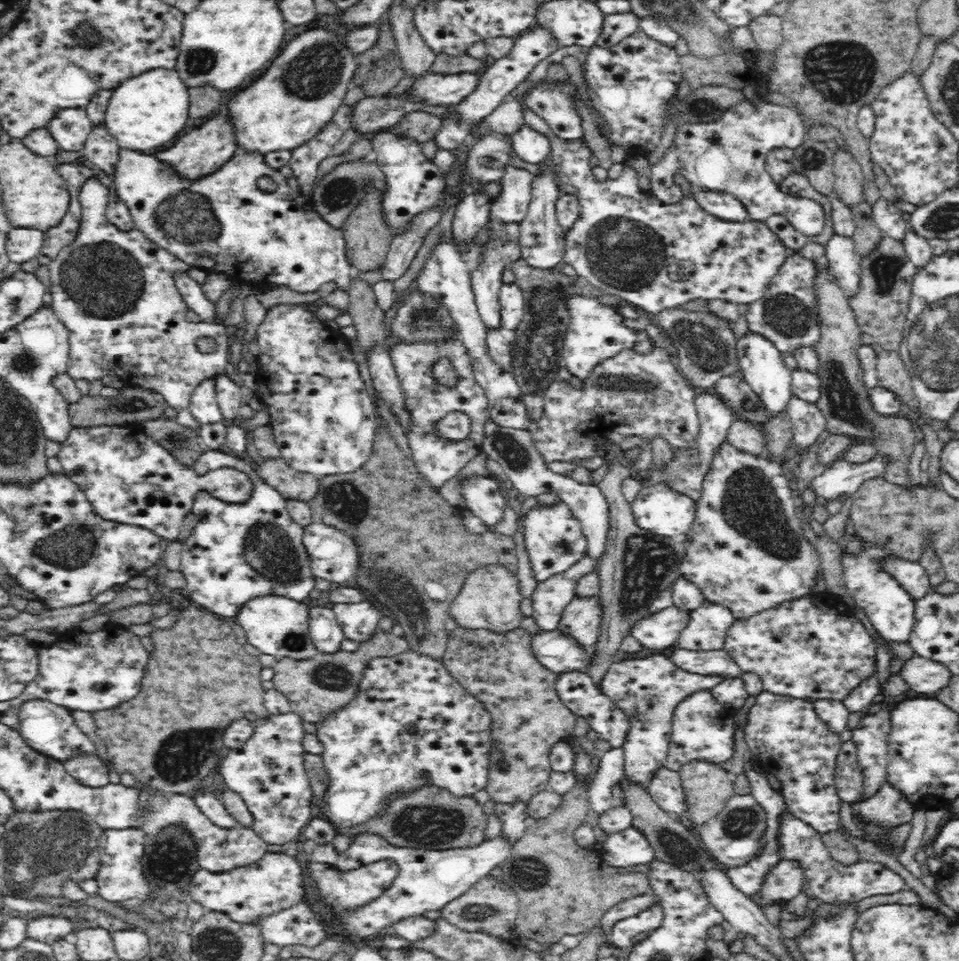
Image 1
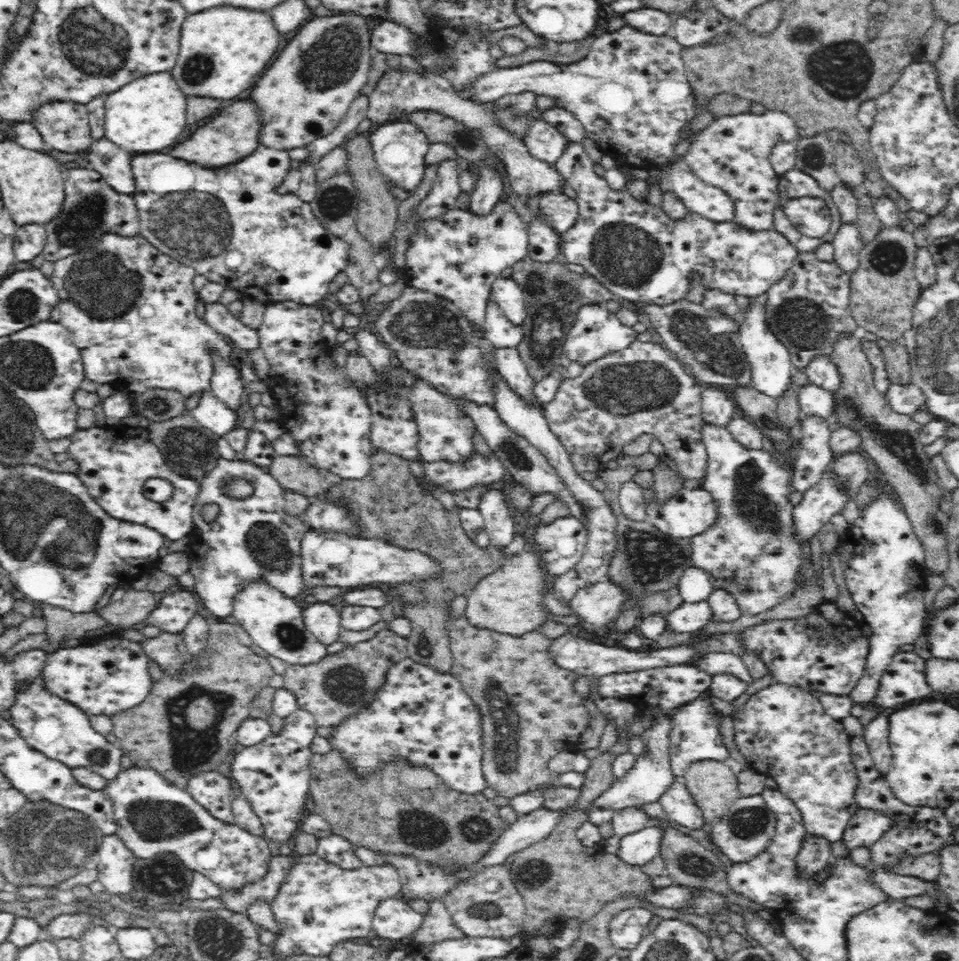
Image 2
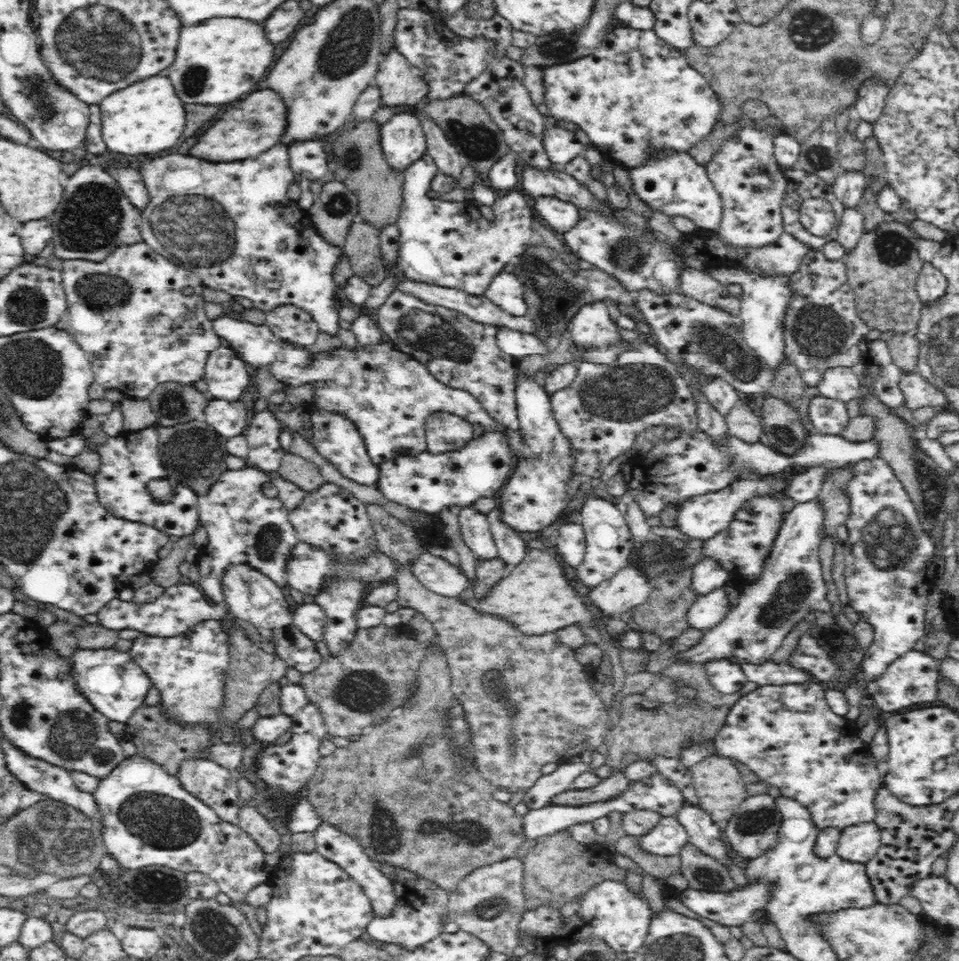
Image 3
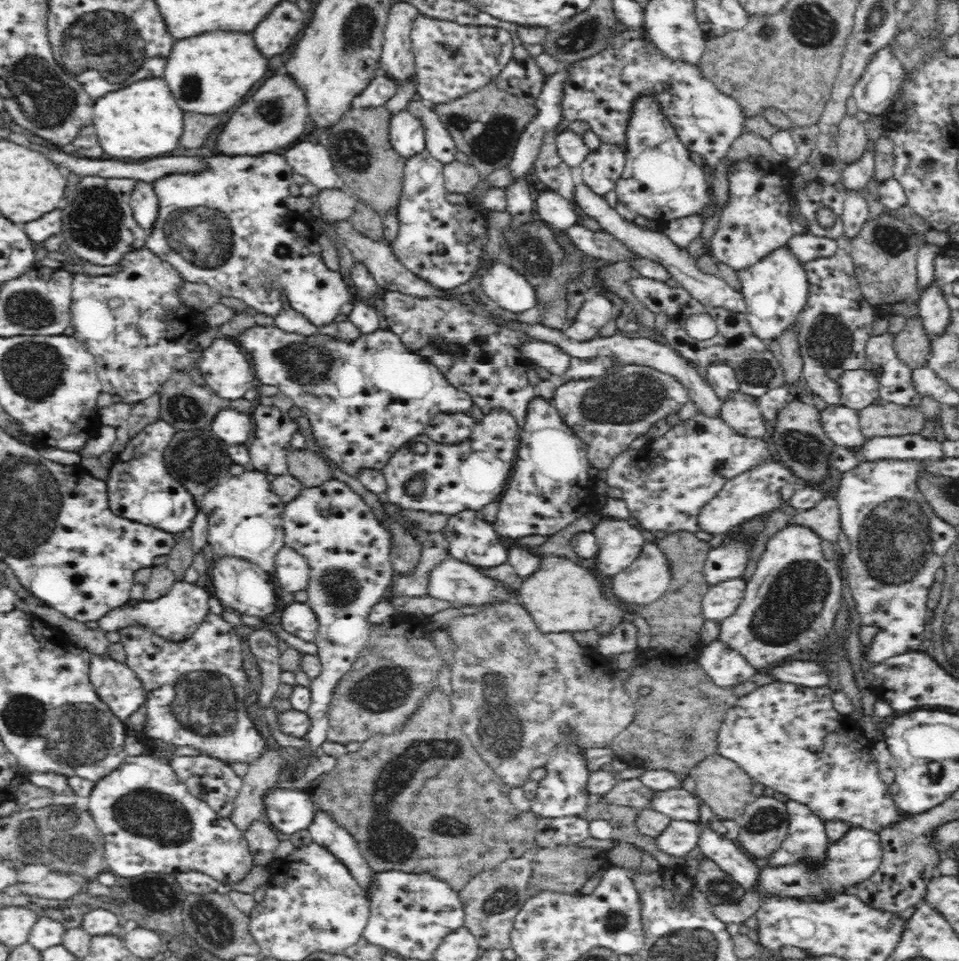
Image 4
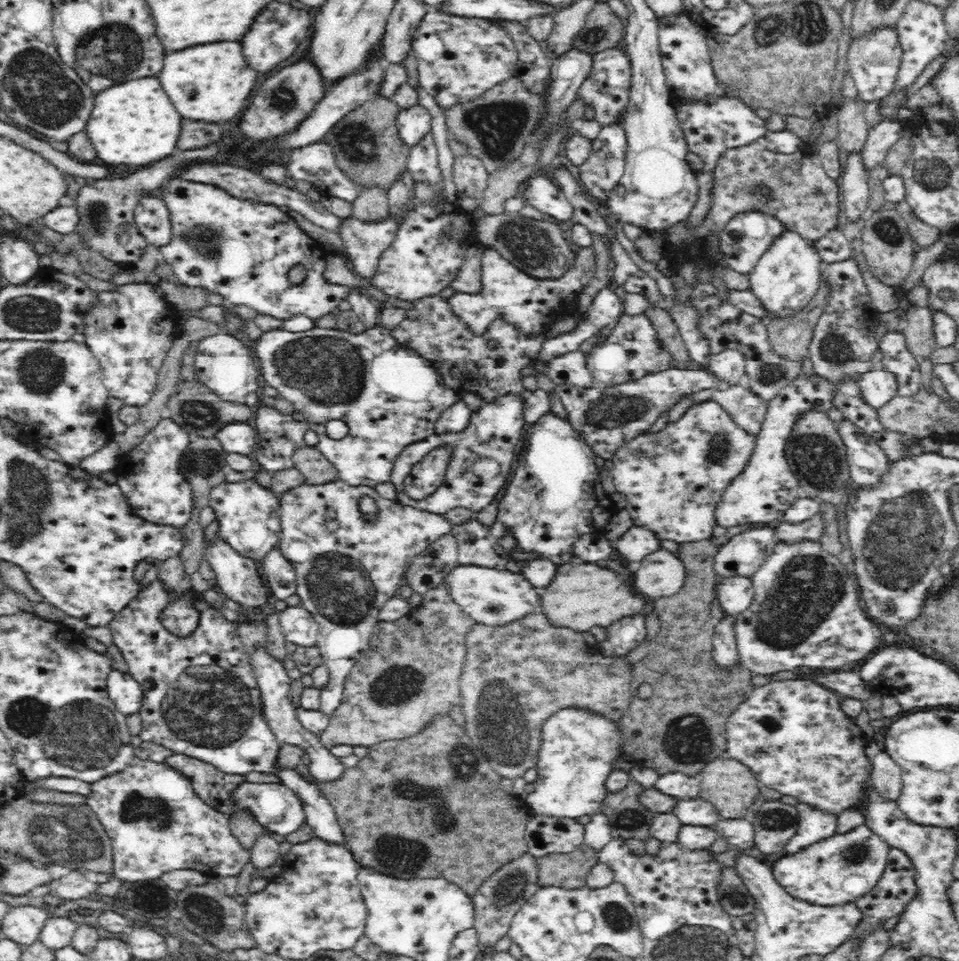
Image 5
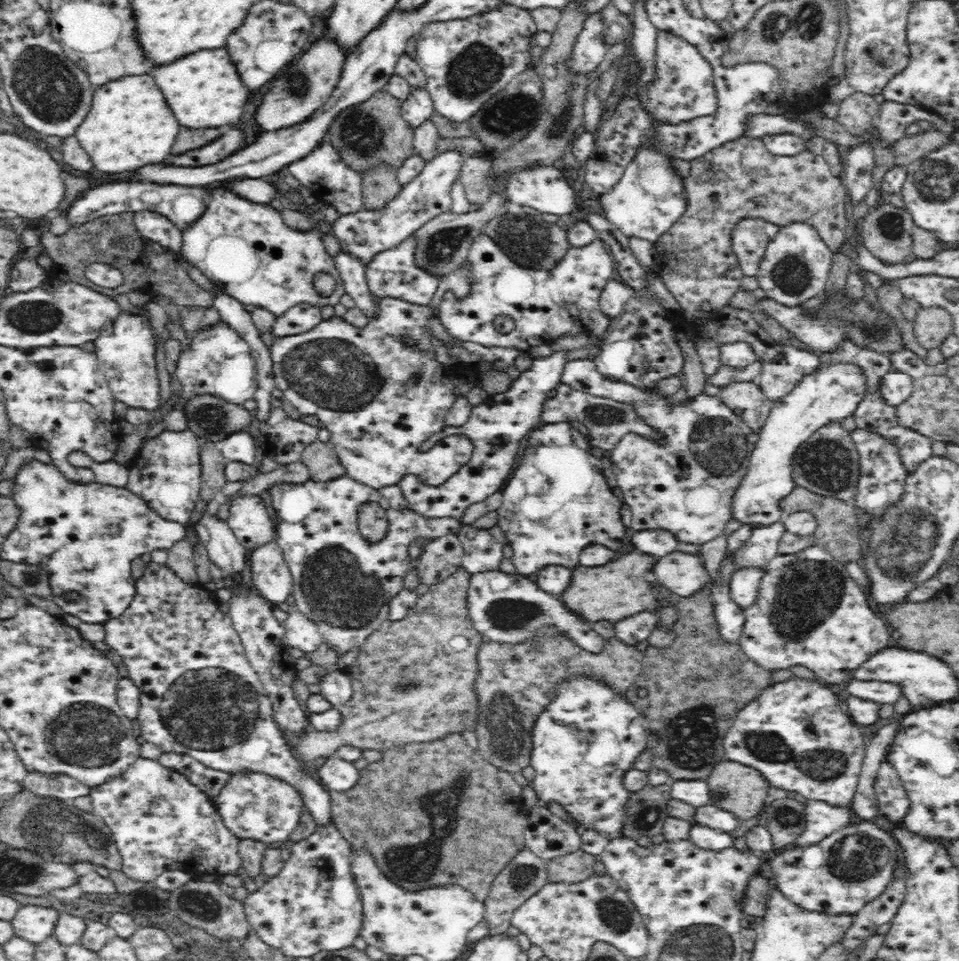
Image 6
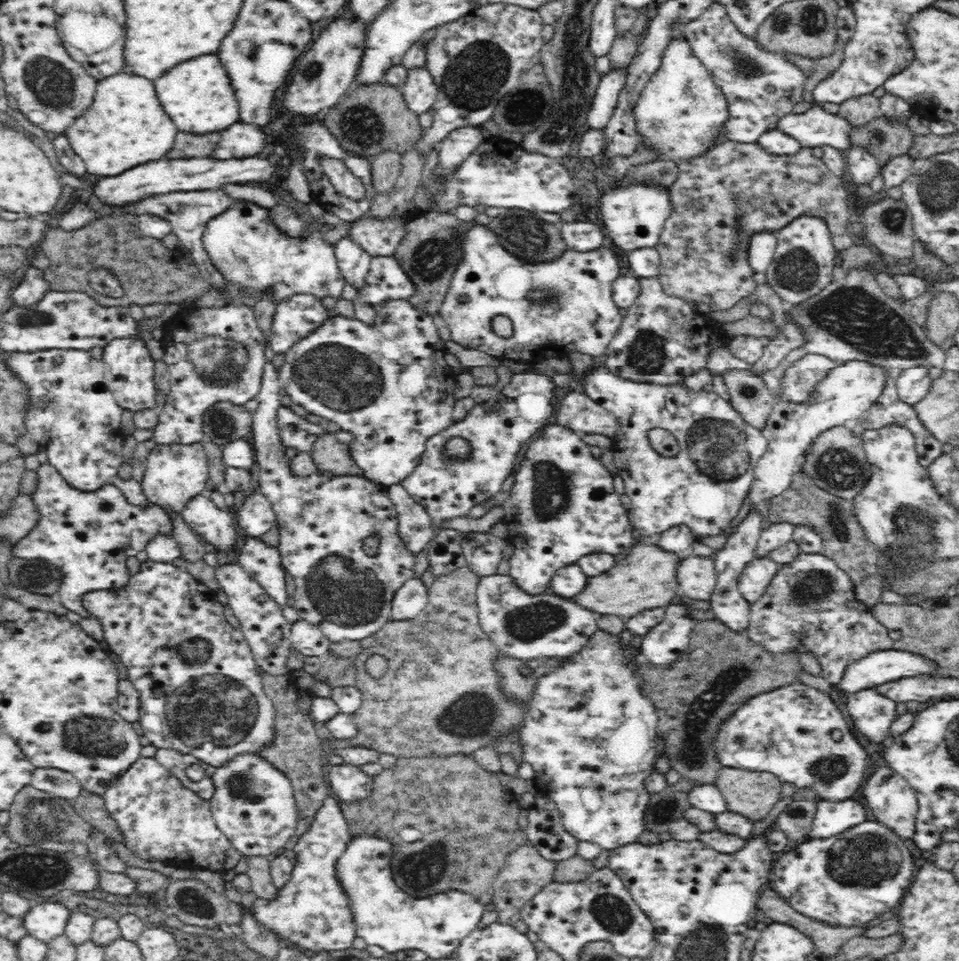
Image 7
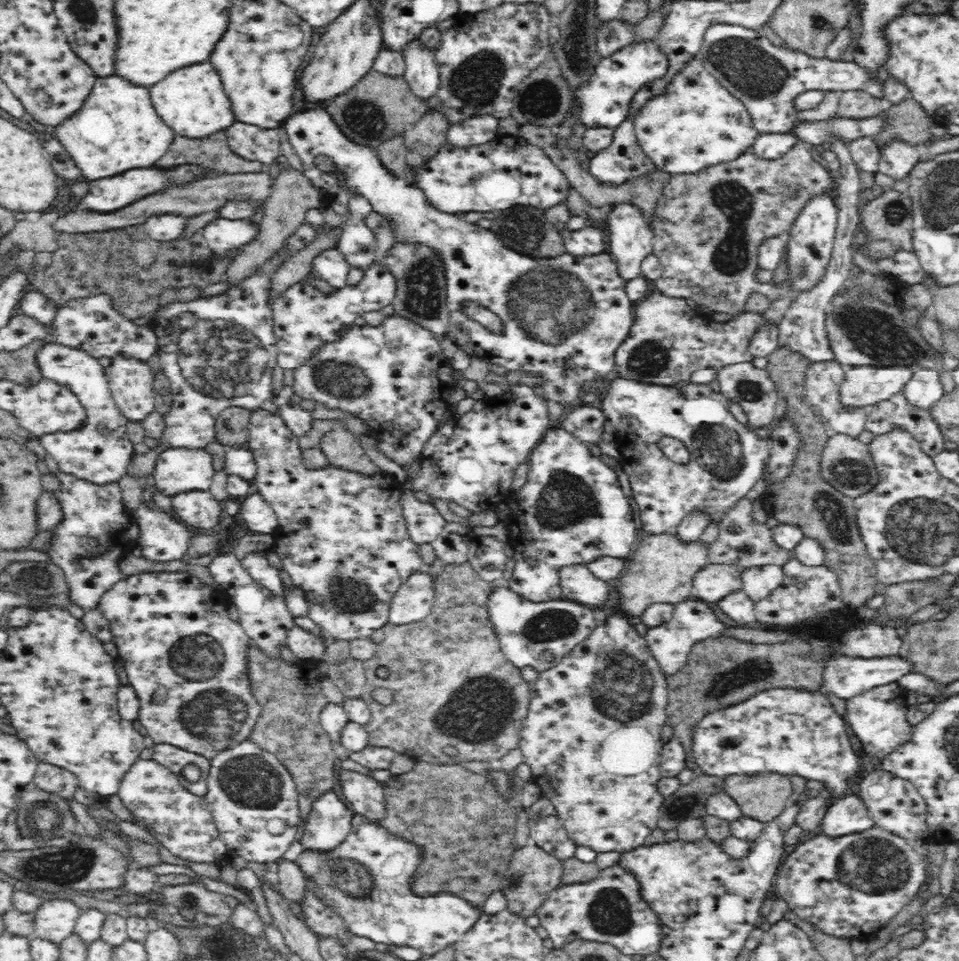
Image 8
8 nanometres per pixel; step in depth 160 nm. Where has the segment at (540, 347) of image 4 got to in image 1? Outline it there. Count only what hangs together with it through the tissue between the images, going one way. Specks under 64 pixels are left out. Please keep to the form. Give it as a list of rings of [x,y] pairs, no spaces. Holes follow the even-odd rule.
[[[492,242],[484,250],[482,264],[472,274],[472,288],[476,295],[478,312],[490,331],[500,331],[502,328],[499,292],[503,285],[504,268],[520,257],[521,247],[518,242]]]

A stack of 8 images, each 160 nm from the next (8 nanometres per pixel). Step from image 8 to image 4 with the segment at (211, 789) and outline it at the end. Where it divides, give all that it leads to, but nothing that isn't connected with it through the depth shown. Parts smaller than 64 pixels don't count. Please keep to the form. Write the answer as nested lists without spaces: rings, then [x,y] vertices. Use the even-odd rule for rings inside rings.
[[[276,786],[274,792],[270,792],[263,802],[268,802],[272,798],[274,798],[274,816],[268,816],[268,820],[278,833],[294,834],[309,828],[316,807],[307,792]],[[284,808],[290,808],[290,816],[276,816],[284,814],[286,812]]]

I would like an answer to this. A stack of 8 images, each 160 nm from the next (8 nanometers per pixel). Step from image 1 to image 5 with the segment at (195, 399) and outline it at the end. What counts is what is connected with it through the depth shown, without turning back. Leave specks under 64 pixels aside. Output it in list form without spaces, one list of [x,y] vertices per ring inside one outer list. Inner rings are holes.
[[[249,422],[226,424],[215,436],[226,453],[250,456],[256,446],[256,430]]]

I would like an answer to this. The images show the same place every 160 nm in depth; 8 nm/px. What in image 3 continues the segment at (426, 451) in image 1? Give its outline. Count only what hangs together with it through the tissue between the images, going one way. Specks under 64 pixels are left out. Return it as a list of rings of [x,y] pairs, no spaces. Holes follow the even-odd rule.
[[[433,413],[425,421],[426,450],[443,453],[462,448],[474,436],[472,425],[458,415]]]

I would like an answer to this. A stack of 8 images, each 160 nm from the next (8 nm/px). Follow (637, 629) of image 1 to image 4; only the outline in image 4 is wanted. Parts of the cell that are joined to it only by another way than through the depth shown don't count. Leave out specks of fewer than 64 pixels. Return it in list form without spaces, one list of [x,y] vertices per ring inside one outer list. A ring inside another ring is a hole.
[[[742,577],[712,585],[703,598],[701,614],[715,622],[730,618],[744,601],[747,587]]]

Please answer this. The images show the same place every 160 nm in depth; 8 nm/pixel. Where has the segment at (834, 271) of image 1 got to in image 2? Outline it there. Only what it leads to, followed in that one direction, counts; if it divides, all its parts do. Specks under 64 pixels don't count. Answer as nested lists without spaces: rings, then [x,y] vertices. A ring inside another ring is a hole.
[[[842,222],[831,244],[834,247],[833,260],[844,271],[851,273],[857,267],[860,249],[865,245],[865,242],[860,238],[857,223]]]

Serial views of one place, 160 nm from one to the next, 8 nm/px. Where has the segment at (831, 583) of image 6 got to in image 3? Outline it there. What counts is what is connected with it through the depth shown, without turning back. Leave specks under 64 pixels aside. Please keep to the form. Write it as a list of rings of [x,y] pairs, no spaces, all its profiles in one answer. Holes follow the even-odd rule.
[[[819,502],[796,504],[785,515],[757,579],[742,590],[730,612],[714,628],[708,629],[698,644],[680,652],[678,659],[705,663],[738,658],[760,665],[770,661],[786,636],[802,622],[811,620],[814,612],[831,613],[832,604],[828,601],[828,588],[819,558],[824,537],[824,514]]]

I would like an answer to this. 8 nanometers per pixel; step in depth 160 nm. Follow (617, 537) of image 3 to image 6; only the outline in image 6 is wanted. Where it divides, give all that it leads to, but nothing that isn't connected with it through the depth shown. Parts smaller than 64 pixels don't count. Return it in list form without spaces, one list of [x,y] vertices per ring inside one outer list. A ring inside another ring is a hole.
[[[667,529],[634,533],[631,542],[636,551],[646,552],[658,558],[678,551],[681,546],[681,542],[676,537],[676,534]]]

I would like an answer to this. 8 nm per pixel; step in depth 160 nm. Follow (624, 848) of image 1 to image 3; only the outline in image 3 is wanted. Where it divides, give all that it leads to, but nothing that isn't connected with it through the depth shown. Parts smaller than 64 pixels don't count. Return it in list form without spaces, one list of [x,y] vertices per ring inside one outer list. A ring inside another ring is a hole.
[[[662,817],[658,826],[654,826],[642,837],[642,847],[648,853],[662,856],[678,856],[682,848],[690,843],[686,827],[676,817]]]

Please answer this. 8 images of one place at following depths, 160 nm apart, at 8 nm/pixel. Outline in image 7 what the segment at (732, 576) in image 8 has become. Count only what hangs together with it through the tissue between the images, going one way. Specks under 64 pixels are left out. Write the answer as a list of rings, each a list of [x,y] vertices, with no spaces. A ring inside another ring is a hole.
[[[685,553],[684,556],[678,569],[679,588],[684,596],[694,601],[710,601],[719,582],[715,560],[689,553]]]

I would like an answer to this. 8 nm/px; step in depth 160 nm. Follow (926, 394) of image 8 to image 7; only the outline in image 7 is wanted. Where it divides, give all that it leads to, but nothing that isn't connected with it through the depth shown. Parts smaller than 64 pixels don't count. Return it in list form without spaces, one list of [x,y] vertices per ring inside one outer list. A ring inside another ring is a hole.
[[[923,366],[908,368],[895,373],[898,396],[903,403],[918,404],[932,386],[932,379],[928,376],[928,369]]]

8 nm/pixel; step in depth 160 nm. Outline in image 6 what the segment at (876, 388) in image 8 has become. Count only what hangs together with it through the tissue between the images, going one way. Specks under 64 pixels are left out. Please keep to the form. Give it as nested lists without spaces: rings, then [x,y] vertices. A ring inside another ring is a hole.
[[[836,362],[836,364],[824,364],[814,374],[804,376],[804,380],[800,380],[800,384],[788,396],[773,401],[772,410],[764,426],[758,432],[759,439],[756,448],[752,450],[750,455],[748,474],[744,476],[744,482],[740,484],[738,492],[735,492],[734,502],[732,502],[735,514],[733,519],[742,524],[762,526],[783,521],[783,512],[779,502],[796,485],[793,481],[793,469],[800,446],[806,443],[812,434],[816,434],[820,428],[824,428],[832,422],[840,423],[840,420],[844,420],[848,416],[854,416],[858,404],[866,397],[866,392],[868,392],[868,381],[866,381],[864,369],[858,364]]]

